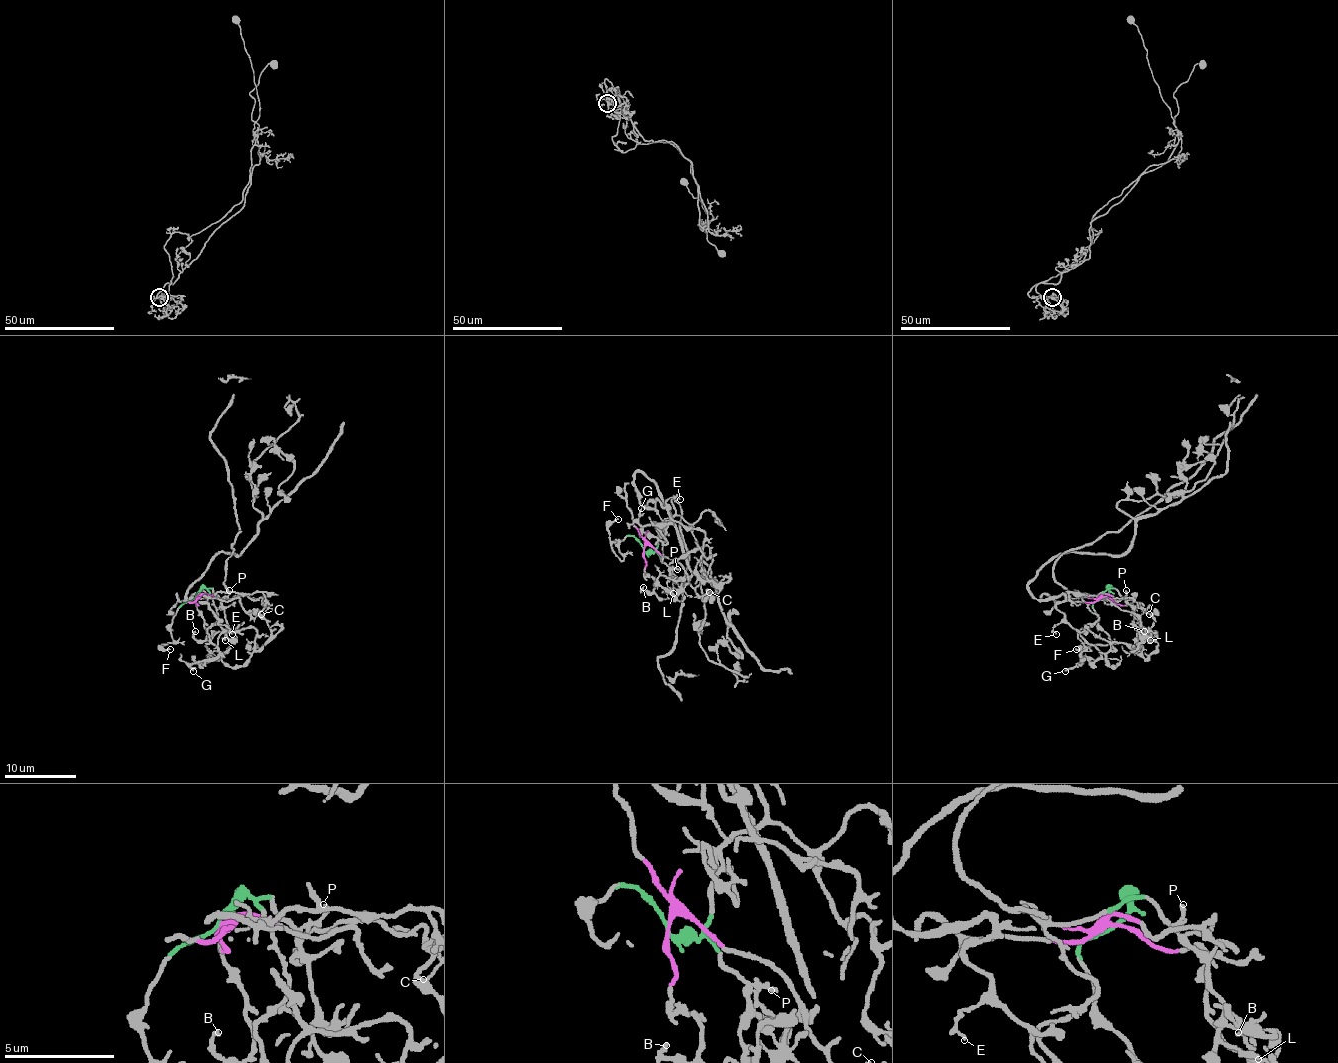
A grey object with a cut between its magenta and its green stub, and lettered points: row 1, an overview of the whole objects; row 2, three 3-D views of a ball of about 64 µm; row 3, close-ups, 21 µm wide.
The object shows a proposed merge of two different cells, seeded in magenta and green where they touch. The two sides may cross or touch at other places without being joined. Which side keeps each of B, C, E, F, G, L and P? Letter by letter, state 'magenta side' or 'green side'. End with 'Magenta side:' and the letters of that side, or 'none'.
B: magenta side
C: magenta side
E: magenta side
F: green side
G: magenta side
L: green side
P: green side
Magenta side: B, C, E, G

